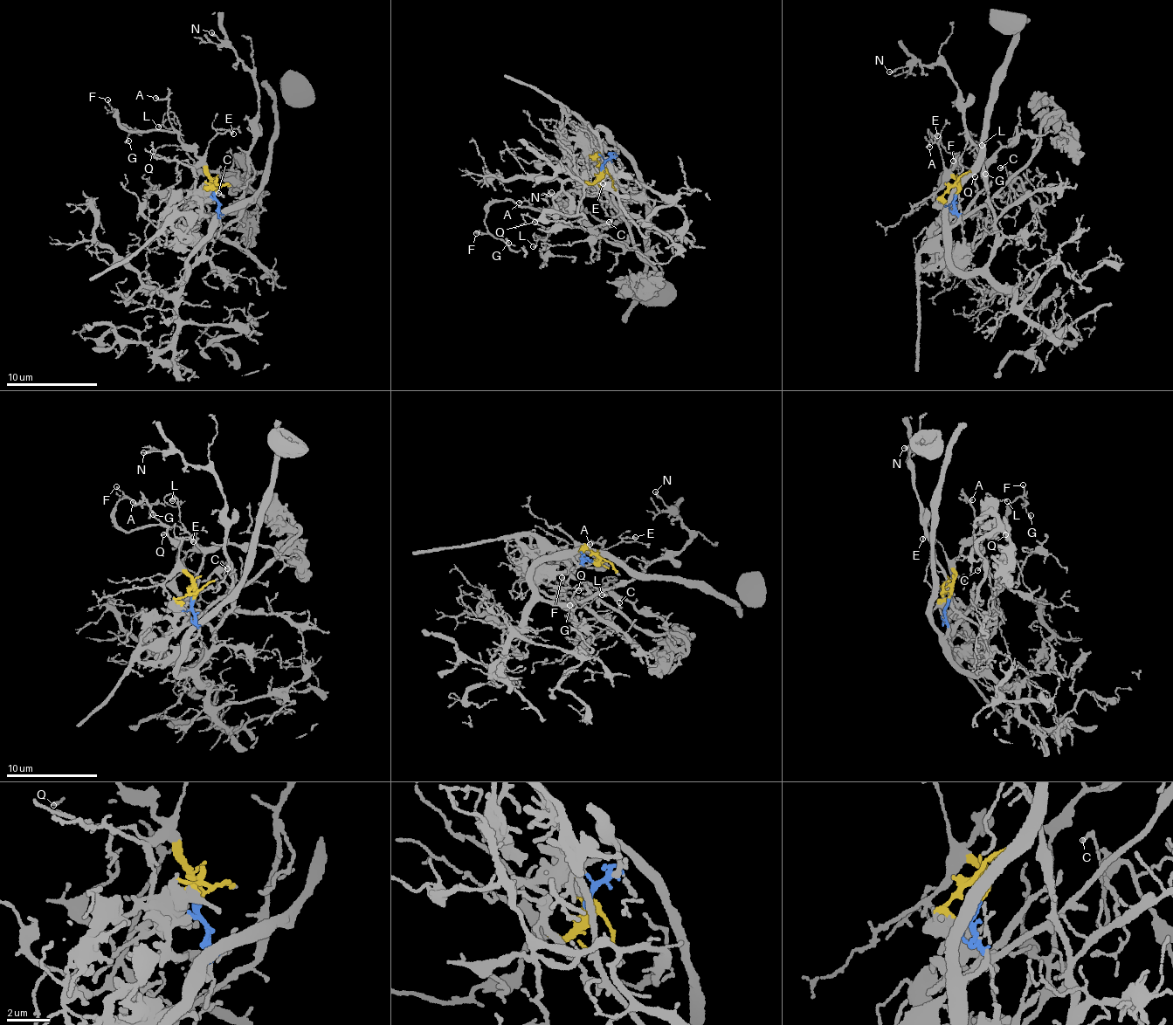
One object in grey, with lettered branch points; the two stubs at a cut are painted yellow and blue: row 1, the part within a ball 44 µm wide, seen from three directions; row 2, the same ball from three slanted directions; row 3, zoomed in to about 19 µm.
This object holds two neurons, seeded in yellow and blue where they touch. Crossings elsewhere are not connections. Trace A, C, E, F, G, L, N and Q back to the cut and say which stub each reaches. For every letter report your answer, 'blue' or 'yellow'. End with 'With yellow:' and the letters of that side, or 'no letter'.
A: yellow
C: blue
E: yellow
F: yellow
G: yellow
L: blue
N: blue
Q: blue
With yellow: A, E, F, G

